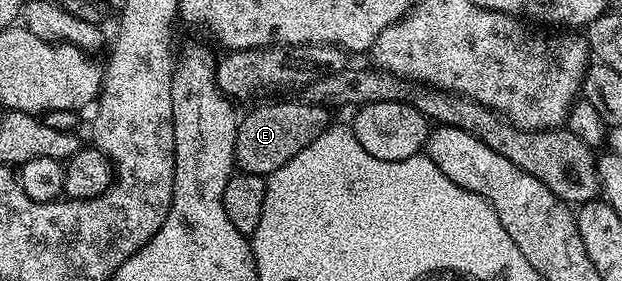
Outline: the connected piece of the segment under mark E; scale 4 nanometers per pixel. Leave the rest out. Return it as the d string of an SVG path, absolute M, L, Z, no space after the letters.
M303 100L273 101L270 105L261 105L240 118L235 139L233 160L242 173L254 173L260 177L279 171L283 163L295 159L307 143L314 141L329 128L330 110L324 105L308 105Z

